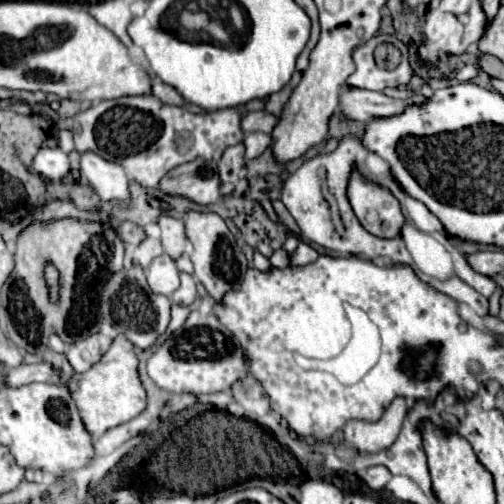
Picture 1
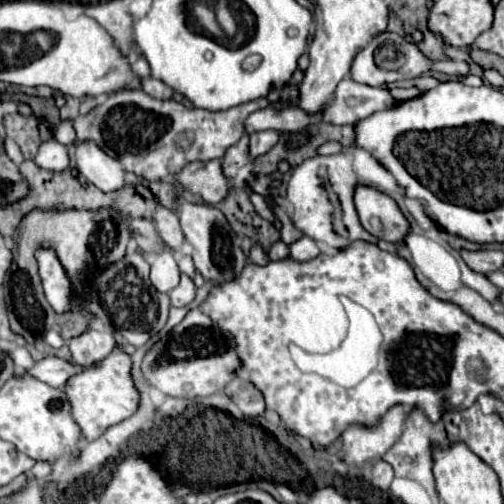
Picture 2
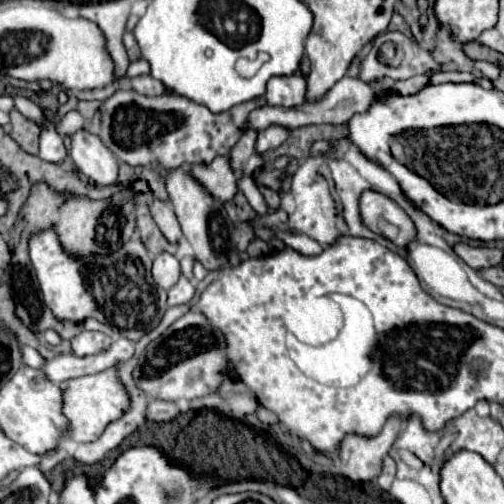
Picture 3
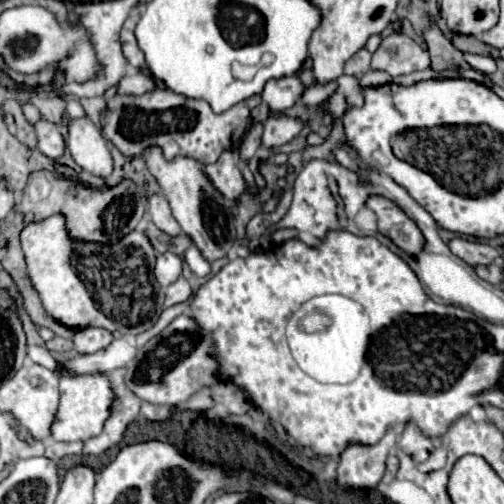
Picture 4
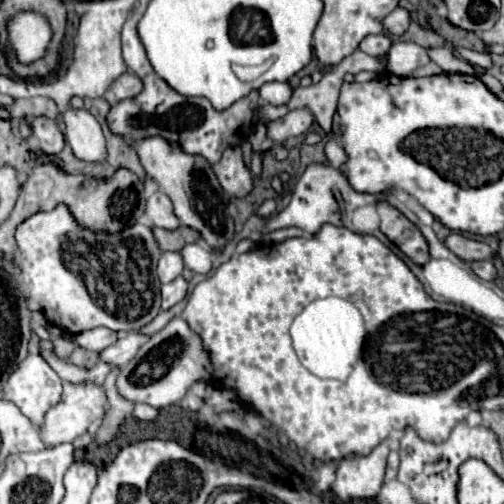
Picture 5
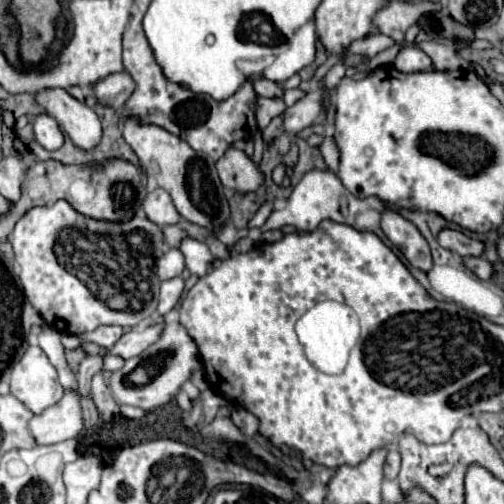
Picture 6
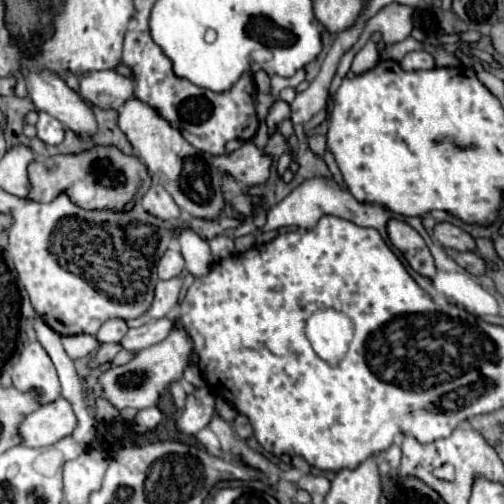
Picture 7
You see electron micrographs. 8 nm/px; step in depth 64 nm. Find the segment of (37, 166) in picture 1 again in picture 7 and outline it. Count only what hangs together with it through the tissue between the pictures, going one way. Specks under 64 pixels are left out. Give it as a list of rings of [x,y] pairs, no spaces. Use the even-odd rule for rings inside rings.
[[[46,112],[38,114],[36,132],[38,132],[38,138],[48,146],[58,146],[64,140],[64,126],[56,118],[48,116]]]

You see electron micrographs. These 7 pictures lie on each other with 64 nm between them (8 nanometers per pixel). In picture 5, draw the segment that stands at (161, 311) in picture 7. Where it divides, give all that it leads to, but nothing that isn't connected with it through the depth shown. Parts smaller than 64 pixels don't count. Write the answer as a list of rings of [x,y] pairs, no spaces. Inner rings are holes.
[[[182,276],[164,284],[162,286],[162,310],[168,310],[174,304],[178,304],[180,300],[184,300],[186,292],[188,292],[188,282]]]

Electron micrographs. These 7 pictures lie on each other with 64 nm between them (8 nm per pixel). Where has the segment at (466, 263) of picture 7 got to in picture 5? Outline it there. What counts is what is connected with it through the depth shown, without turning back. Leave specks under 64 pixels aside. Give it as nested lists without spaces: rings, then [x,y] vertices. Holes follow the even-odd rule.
[[[492,260],[470,262],[470,268],[472,268],[482,280],[494,280],[494,278],[496,278],[496,266],[494,266]]]

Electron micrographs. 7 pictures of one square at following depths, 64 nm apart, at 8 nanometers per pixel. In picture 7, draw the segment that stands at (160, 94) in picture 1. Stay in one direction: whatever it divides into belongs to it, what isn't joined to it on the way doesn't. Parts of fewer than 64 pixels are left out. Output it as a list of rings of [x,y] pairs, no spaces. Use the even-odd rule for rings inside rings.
[[[116,70],[92,72],[88,76],[80,76],[80,96],[100,108],[118,110],[132,96],[132,92],[134,92],[132,78]]]

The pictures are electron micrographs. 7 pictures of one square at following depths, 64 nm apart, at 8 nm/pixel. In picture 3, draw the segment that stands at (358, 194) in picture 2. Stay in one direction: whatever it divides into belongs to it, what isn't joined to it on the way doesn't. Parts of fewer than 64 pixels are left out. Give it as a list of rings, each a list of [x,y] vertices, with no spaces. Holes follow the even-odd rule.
[[[364,190],[360,196],[360,216],[366,228],[388,238],[396,246],[408,246],[416,228],[408,214],[388,196],[372,190]]]

